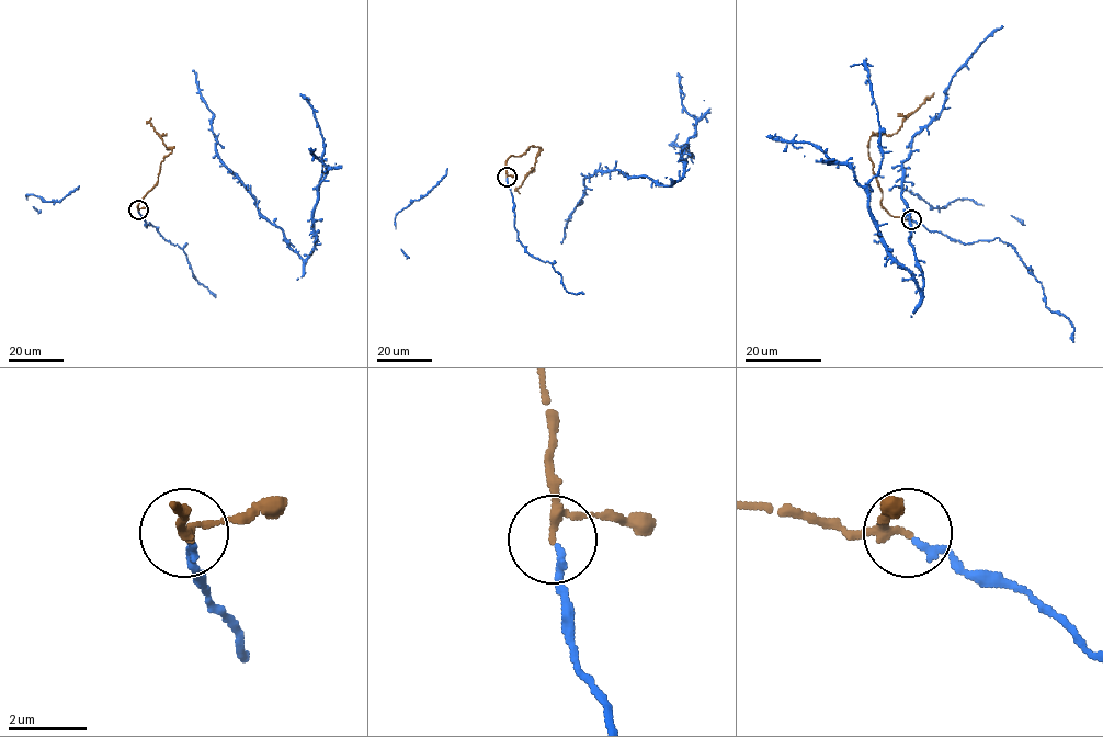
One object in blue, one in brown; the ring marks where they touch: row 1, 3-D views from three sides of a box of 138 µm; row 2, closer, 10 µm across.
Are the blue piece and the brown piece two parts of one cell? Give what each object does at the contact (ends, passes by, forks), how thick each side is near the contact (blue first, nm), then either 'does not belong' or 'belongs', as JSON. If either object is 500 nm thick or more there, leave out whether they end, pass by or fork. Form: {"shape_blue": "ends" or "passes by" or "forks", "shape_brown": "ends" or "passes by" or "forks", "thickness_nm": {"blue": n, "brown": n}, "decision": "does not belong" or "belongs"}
{"shape_blue": "ends", "shape_brown": "passes by", "thickness_nm": {"blue": 180, "brown": 180}, "decision": "belongs"}

